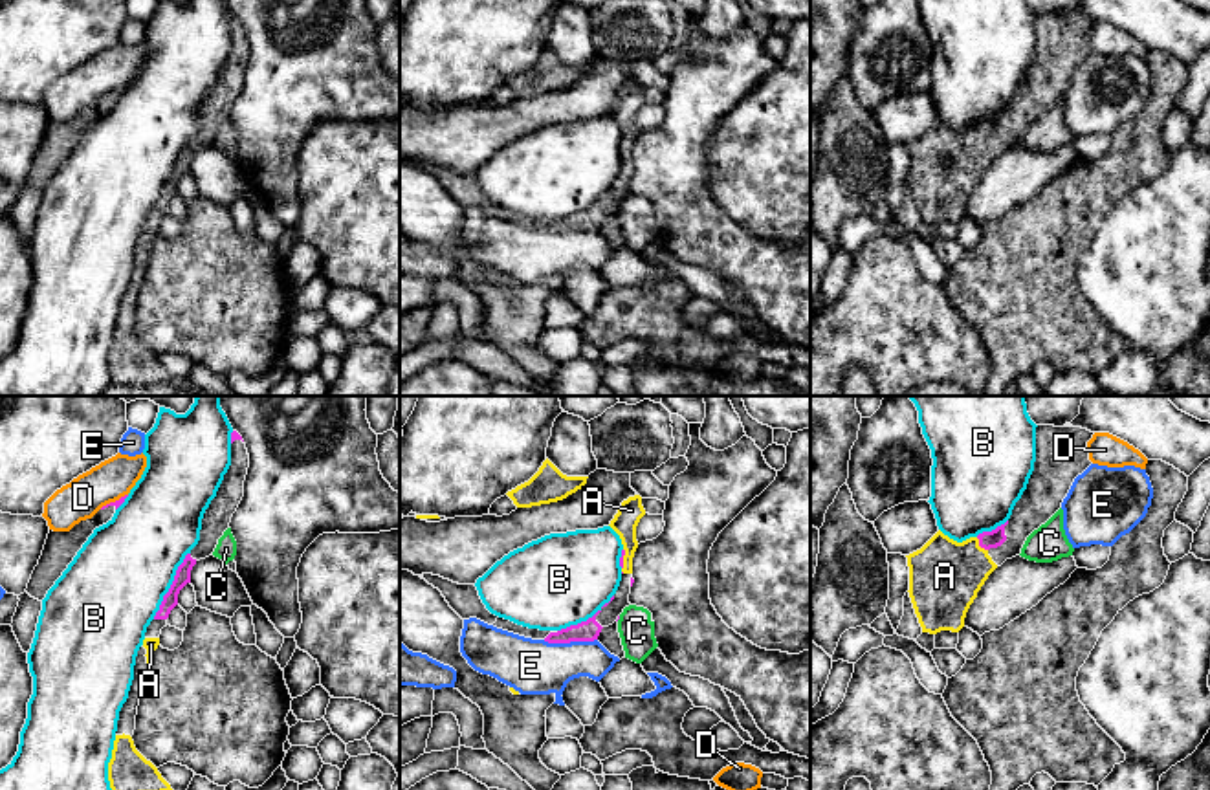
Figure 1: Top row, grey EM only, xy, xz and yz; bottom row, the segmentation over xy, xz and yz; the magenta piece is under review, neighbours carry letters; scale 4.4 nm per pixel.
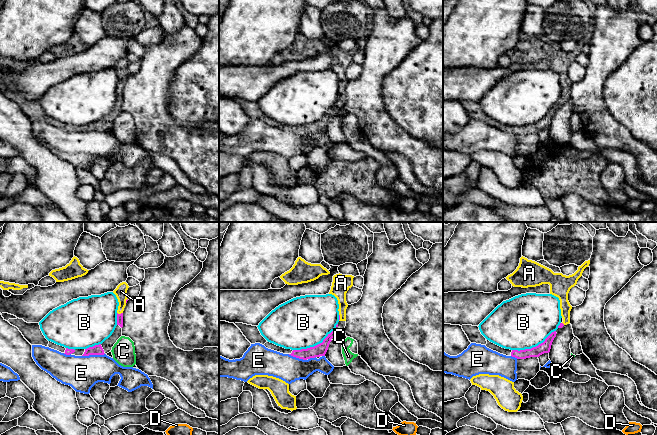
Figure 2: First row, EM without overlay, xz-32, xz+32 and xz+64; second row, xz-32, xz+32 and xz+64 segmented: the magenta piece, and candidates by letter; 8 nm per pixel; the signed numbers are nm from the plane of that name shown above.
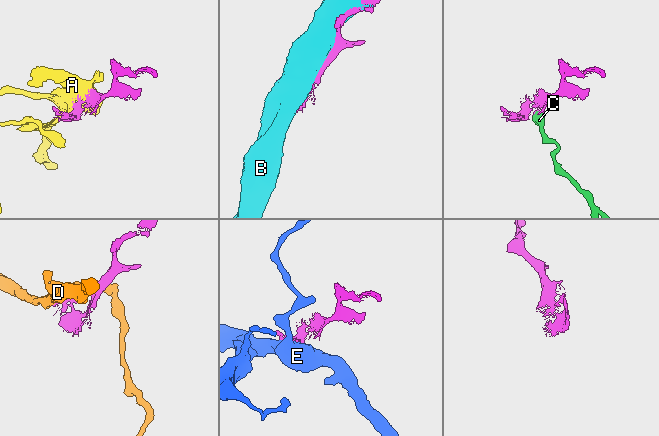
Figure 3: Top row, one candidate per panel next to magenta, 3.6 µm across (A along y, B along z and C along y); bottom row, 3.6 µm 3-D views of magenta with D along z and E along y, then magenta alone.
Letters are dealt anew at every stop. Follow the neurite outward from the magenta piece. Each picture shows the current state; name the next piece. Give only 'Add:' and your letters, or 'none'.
Add: A

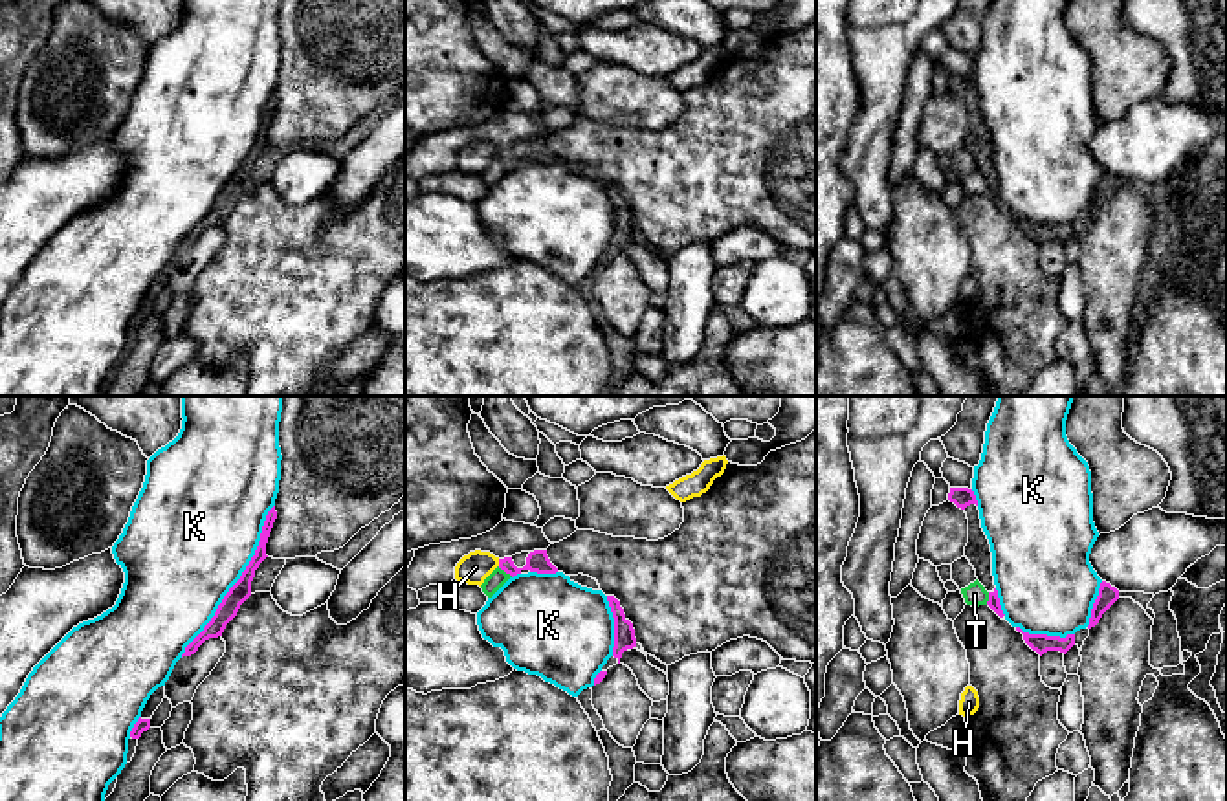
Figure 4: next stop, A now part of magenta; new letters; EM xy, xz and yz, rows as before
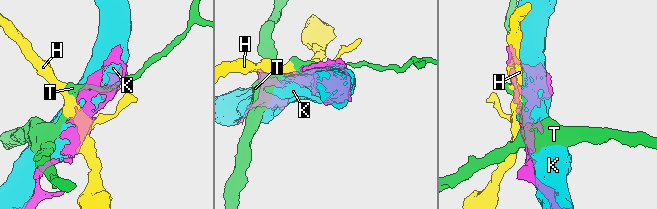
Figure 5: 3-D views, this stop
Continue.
Add: none

